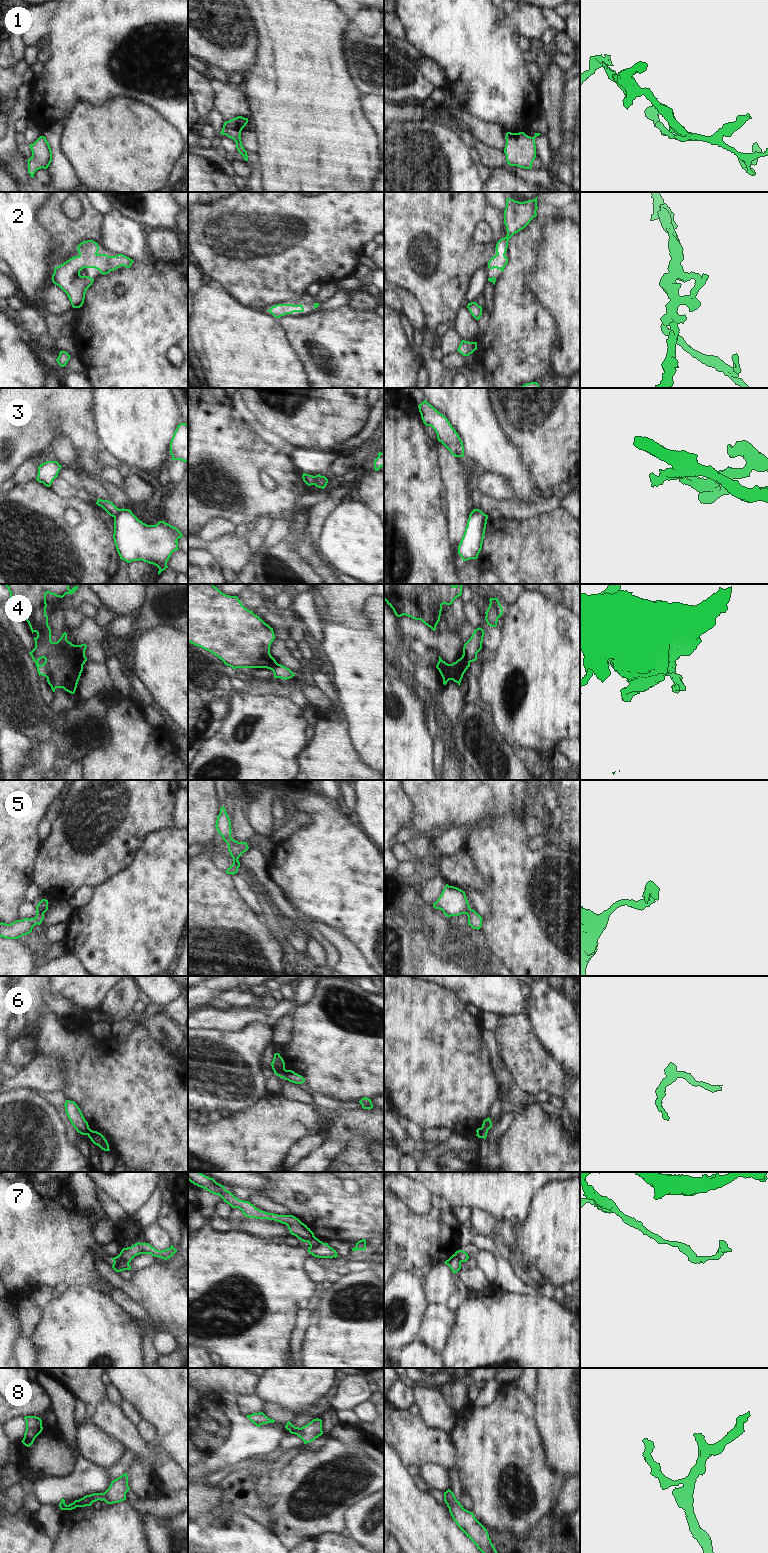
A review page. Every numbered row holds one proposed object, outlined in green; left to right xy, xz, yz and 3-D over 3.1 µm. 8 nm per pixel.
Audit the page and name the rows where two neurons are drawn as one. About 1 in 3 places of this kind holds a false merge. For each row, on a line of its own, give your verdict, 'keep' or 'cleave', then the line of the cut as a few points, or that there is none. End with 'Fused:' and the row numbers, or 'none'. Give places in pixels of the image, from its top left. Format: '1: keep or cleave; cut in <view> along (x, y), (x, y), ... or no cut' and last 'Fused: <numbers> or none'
1: keep; no cut
2: keep; no cut
3: cleave; cut in xz along (315, 476), (313, 484)
4: cleave; cut in xy along (76, 645), (80, 656), (85, 661)
5: cleave; cut in xy along (37, 911), (43, 914)
6: cleave; cut in yz along (487, 1129), (482, 1129), (477, 1135)
7: cleave; cut in xy along (118, 1255), (123, 1260), (129, 1262)
8: keep; no cut
Fused: 3, 4, 5, 6, 7

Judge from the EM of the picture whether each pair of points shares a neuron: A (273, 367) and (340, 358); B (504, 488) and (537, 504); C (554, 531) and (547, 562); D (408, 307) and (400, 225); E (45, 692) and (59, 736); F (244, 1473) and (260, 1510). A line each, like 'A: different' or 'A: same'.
A: different
B: different
C: same
D: different
E: different
F: same

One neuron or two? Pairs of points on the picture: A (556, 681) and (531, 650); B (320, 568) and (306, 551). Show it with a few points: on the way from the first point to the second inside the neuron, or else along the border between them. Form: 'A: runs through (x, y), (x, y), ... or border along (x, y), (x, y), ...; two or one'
A: runs through (553, 673), (539, 658); one
B: runs through (316, 564), (308, 555); one

